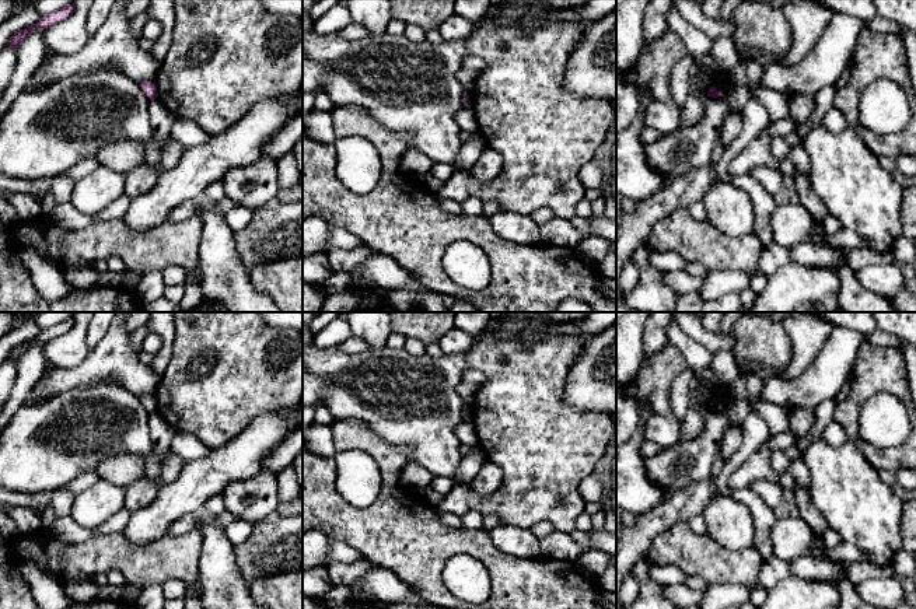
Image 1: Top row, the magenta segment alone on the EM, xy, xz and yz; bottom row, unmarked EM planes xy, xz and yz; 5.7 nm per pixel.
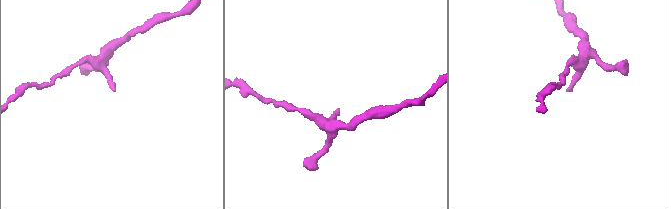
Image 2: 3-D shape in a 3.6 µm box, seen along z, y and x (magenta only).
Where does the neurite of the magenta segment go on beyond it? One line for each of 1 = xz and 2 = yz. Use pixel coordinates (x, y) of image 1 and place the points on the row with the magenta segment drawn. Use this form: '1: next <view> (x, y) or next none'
1: next none
2: next none

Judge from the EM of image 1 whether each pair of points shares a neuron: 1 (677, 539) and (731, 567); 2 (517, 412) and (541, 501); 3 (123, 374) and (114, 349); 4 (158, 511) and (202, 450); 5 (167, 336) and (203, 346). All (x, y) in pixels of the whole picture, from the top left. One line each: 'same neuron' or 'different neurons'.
1: same neuron
2: same neuron
3: same neuron
4: different neurons
5: different neurons

